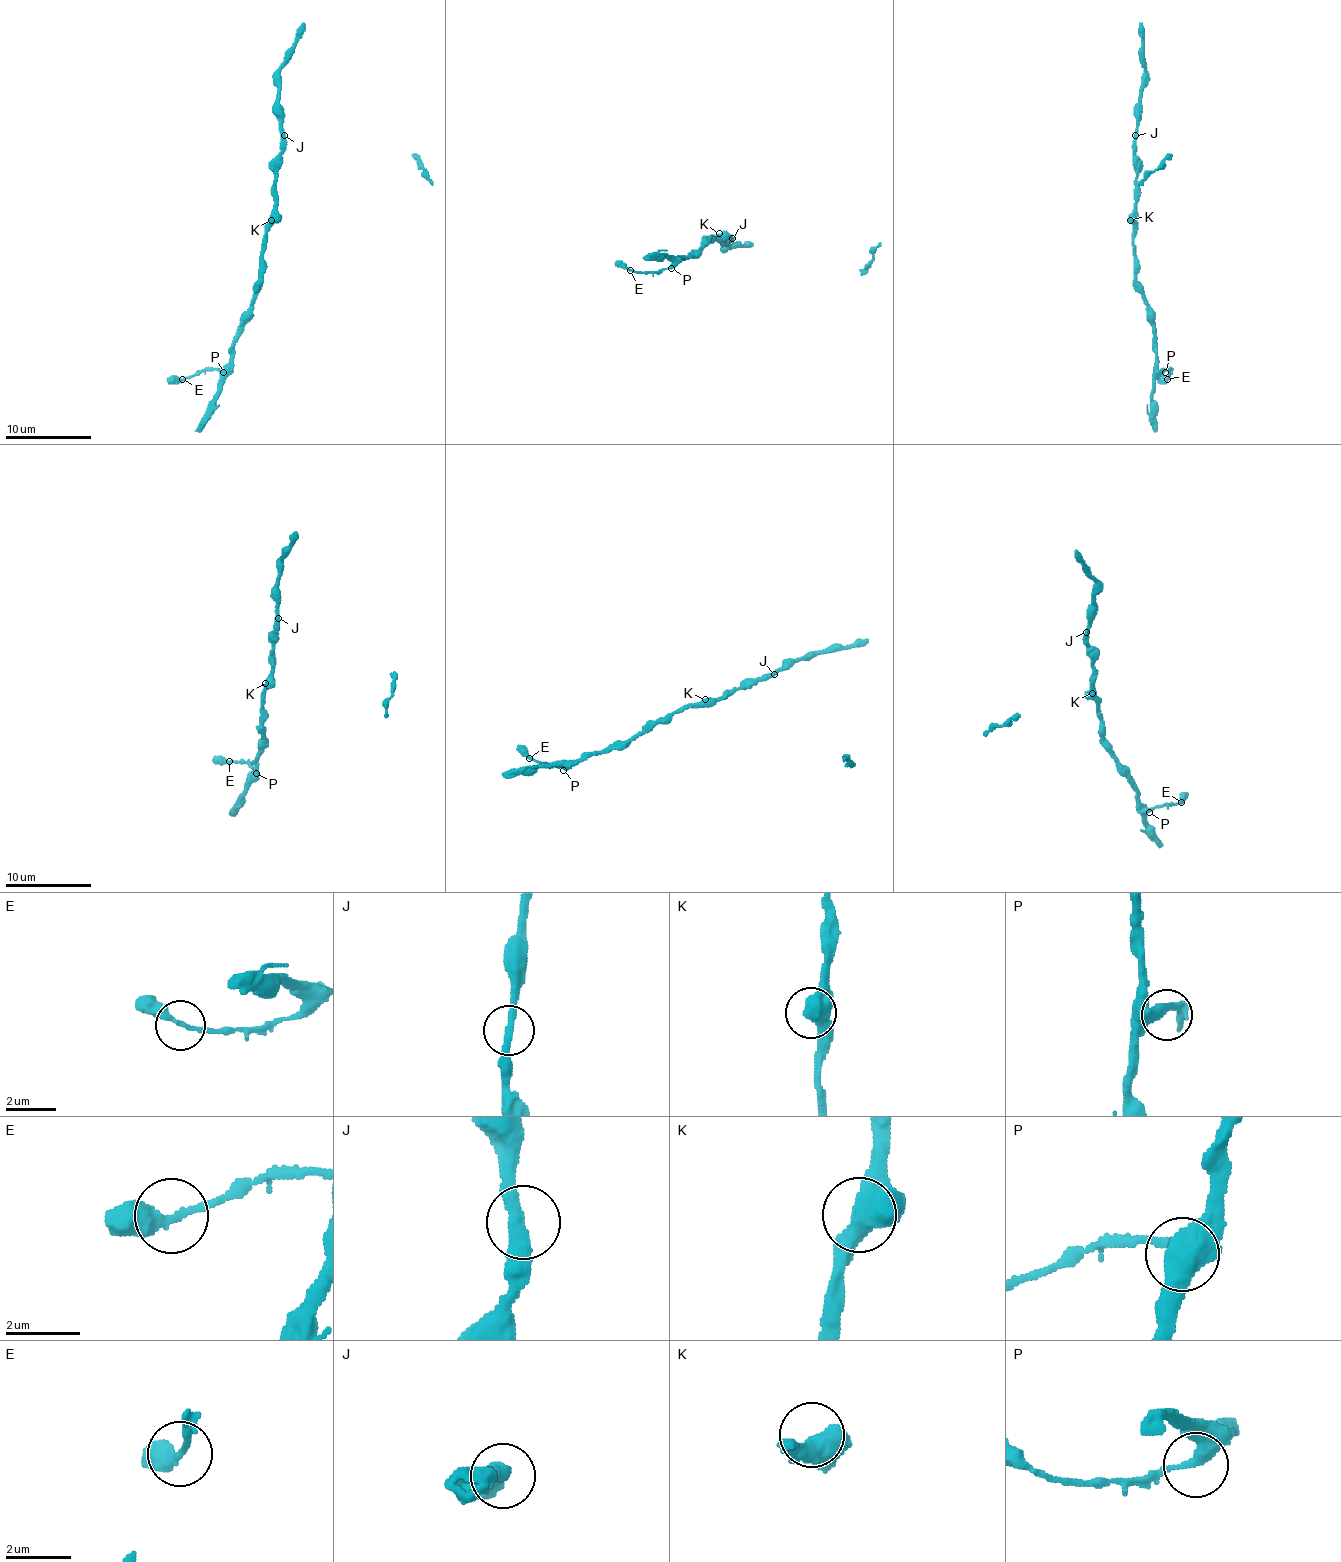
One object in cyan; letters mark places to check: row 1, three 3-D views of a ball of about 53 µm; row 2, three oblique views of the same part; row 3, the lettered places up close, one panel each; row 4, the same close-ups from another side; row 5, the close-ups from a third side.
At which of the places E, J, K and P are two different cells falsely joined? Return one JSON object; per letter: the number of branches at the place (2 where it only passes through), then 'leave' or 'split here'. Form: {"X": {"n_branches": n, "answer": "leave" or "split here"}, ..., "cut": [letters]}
{"E": {"n_branches": 2, "answer": "leave"}, "J": {"n_branches": 2, "answer": "leave"}, "K": {"n_branches": 3, "answer": "leave"}, "P": {"n_branches": 2, "answer": "leave"}, "cut": []}

